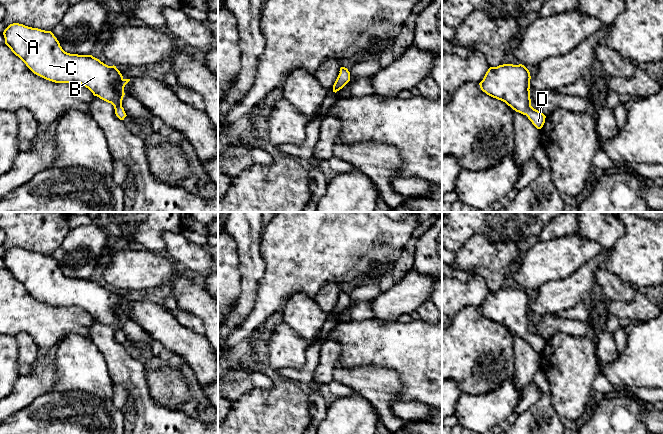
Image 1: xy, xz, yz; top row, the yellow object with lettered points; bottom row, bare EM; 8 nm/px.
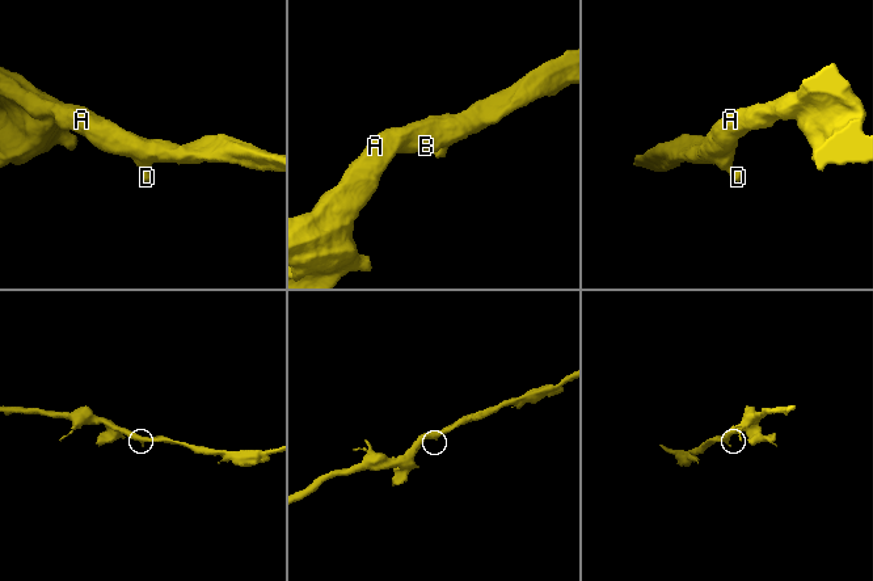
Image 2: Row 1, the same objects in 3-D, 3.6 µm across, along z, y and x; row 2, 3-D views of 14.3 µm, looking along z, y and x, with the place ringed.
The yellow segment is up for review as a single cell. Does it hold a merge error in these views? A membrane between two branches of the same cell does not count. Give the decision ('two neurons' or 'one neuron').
one neuron

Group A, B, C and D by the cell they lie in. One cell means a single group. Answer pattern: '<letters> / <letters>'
A B C D

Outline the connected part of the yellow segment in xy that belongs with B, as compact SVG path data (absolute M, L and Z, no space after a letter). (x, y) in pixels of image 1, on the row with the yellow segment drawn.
M19 23L10 24L3 32L5 44L36 75L55 83L78 83L88 88L94 96L111 103L120 120L127 116L122 107L124 87L130 79L124 79L116 66L108 66L92 55L65 52L51 31L32 28Z

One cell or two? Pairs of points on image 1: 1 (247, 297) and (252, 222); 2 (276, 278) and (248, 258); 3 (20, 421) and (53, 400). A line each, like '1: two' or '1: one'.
1: one
2: two
3: one

